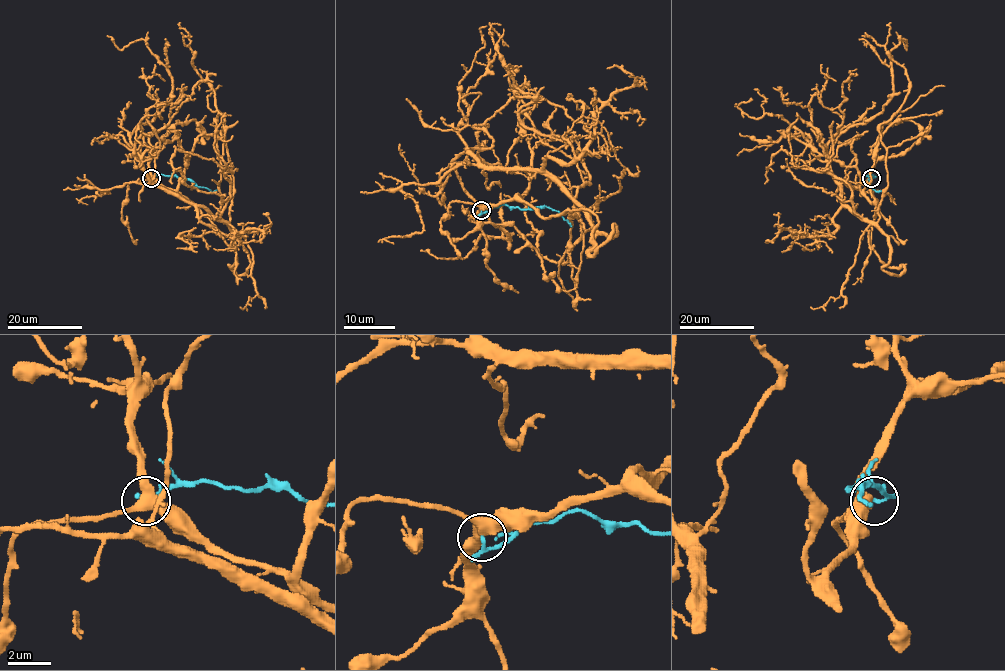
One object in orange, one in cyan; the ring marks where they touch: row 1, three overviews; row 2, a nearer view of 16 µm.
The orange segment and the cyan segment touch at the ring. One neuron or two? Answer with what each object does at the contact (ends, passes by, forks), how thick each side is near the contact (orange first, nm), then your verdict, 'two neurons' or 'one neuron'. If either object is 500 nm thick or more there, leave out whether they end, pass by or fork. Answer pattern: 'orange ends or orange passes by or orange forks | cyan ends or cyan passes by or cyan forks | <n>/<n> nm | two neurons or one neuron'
orange forks | cyan ends | 420/180 nm | two neurons

